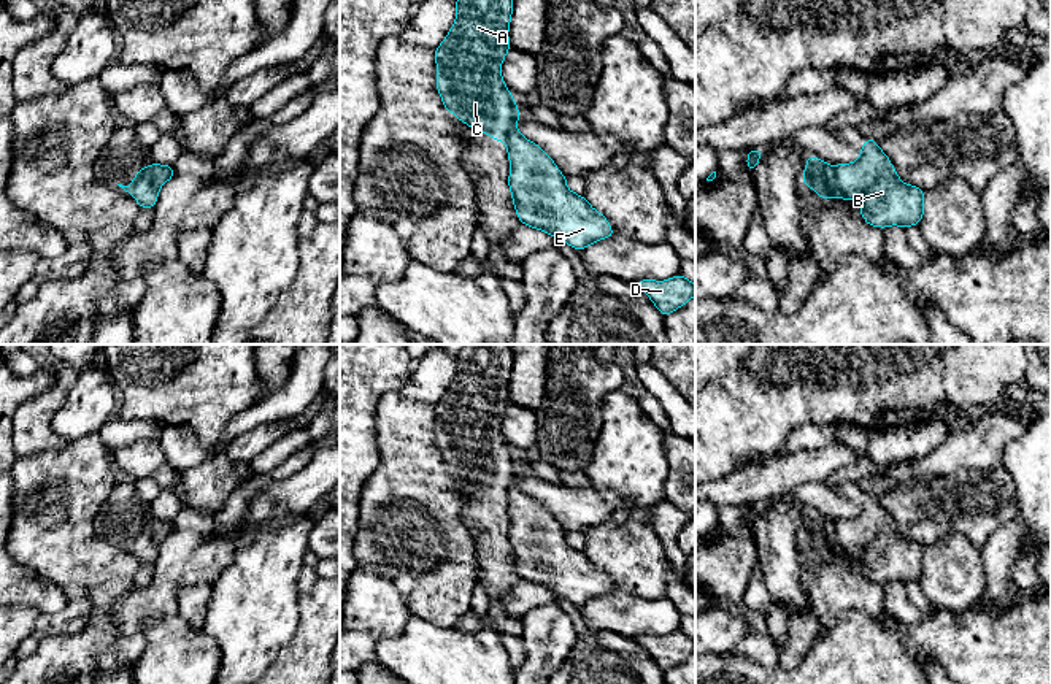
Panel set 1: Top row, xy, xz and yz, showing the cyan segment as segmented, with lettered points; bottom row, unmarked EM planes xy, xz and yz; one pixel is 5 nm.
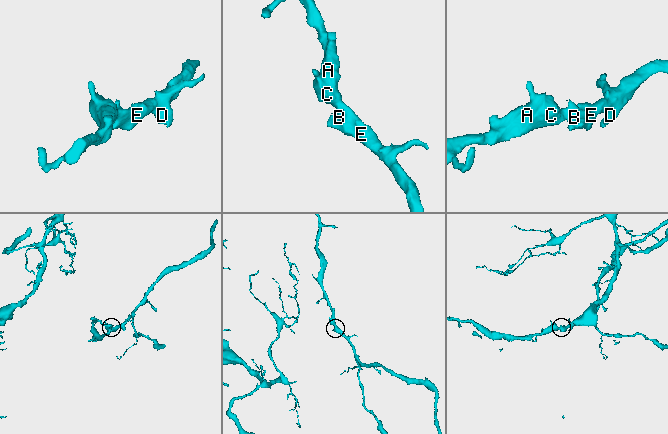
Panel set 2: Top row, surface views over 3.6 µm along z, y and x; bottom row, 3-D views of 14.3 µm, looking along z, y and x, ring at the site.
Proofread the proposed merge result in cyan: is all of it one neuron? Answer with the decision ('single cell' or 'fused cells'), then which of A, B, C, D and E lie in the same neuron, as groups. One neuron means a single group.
fused cells | A C / B D E

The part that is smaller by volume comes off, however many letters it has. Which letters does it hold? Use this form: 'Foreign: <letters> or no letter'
Foreign: A, C

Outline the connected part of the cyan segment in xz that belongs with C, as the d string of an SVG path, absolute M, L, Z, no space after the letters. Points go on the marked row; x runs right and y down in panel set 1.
M456 0L456 22L433 51L437 62L437 90L445 110L468 124L473 133L486 132L492 140L508 141L516 129L519 108L506 89L500 68L508 44L513 0Z

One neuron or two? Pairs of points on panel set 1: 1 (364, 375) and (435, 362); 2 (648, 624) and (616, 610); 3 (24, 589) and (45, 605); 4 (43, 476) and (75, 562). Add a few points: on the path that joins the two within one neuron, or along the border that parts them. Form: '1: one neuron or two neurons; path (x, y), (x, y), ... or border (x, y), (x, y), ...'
1: two neurons; border (411, 372), (397, 389)
2: one neuron; path (640, 616), (624, 614)
3: one neuron; path (29, 589), (40, 600)
4: one neuron; path (56, 497), (56, 537), (59, 541)

